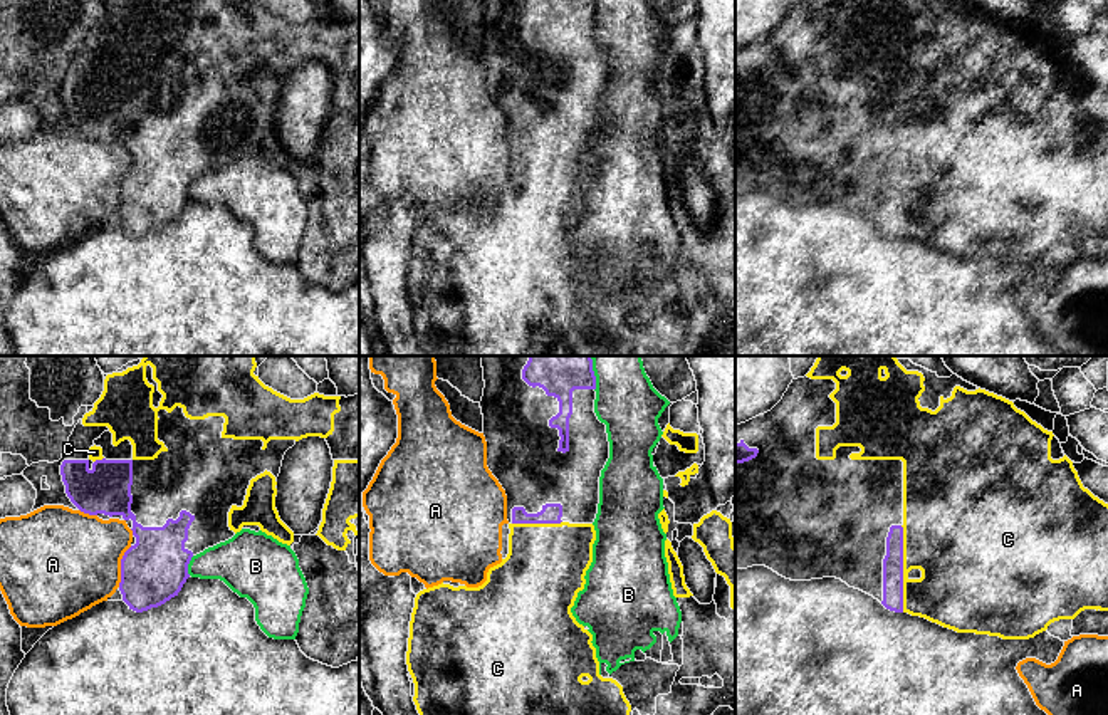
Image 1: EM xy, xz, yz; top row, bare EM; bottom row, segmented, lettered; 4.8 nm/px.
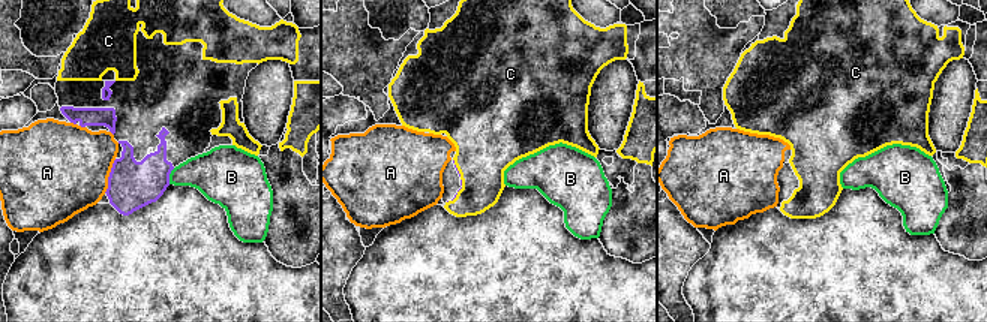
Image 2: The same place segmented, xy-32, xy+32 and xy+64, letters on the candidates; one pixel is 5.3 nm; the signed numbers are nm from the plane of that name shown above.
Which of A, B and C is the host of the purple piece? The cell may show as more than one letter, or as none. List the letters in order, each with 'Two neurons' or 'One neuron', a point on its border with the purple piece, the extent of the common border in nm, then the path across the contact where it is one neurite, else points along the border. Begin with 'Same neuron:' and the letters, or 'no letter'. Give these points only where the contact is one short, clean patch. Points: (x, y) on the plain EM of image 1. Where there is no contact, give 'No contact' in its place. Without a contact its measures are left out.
Same neuron: C
A: Two neurons. Touches purple at xy (121, 190). Shared border 220 nm
B: Two neurons. Touches purple at xy (187, 190). Shared border 100 nm
C: One neuron. Touches purple at yz (902, 193). Shared border 420 nm

